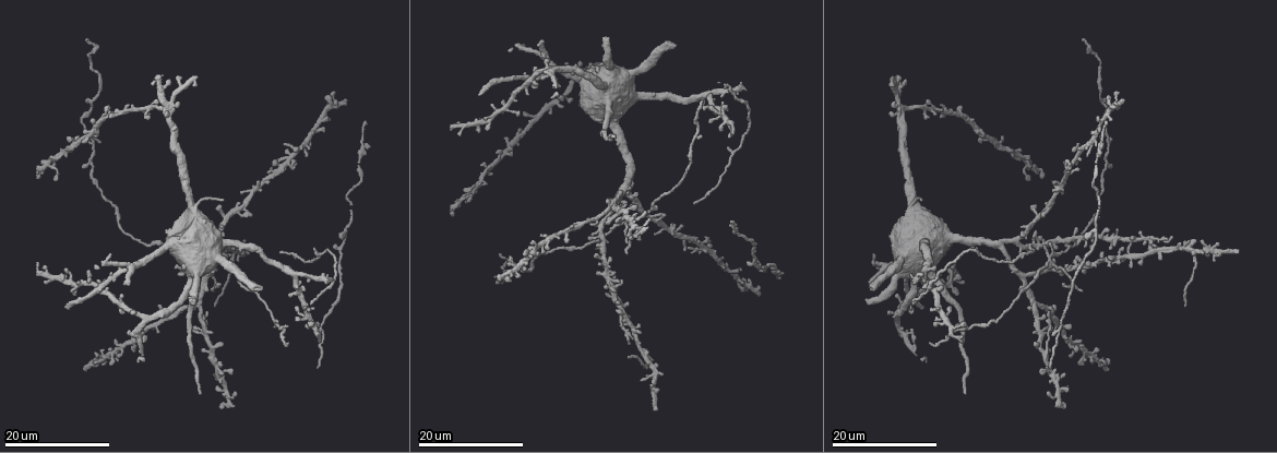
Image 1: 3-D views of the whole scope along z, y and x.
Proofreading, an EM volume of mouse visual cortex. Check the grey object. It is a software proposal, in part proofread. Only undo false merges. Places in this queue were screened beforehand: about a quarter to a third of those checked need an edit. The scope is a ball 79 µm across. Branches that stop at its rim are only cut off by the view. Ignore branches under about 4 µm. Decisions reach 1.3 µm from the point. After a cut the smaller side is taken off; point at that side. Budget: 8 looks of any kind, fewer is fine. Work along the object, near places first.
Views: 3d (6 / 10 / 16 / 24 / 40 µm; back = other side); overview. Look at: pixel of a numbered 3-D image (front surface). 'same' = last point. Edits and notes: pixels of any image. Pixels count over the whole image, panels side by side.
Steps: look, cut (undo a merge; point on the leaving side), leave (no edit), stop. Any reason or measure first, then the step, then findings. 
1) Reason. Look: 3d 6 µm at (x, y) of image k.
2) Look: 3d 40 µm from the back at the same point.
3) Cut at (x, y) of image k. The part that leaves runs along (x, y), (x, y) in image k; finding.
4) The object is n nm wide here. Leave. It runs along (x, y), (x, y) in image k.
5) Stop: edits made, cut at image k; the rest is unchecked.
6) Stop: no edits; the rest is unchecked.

Thick turns thin. Look: 3d 16 µm at (360, 168) of image 1.

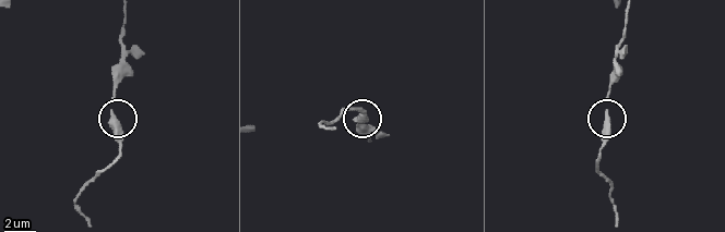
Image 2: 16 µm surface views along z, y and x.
Look: 3d 10 µm at (113, 118) of image 2.

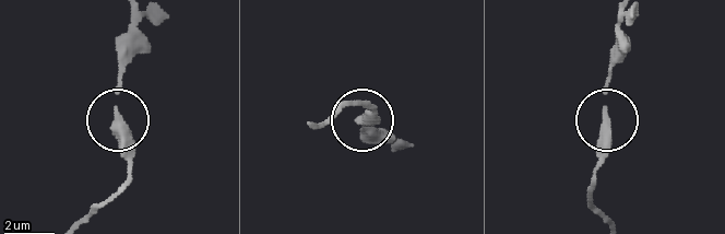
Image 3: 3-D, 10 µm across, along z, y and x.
Look: 3d 10 µm from the back at (605, 121) of image 3.

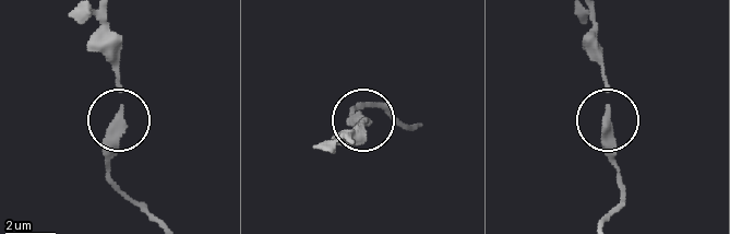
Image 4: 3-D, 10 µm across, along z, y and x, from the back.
Leave. All the same cell.

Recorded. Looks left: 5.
A fork. Look: 3d 16 µm at (1130, 242) of image 1.

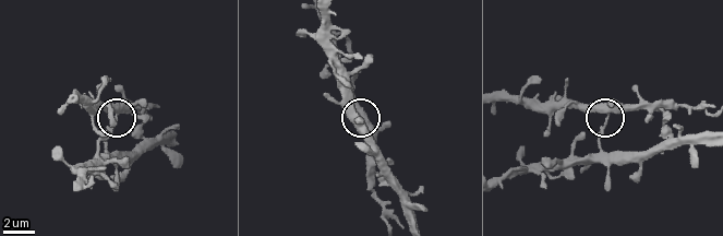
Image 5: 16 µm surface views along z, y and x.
Look: 3d 10 µm at (118, 116) of image 5.

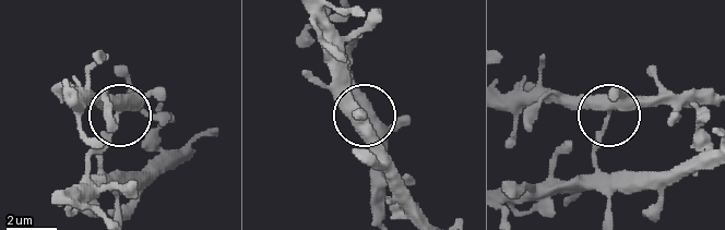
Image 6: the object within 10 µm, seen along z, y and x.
The side arm is 9 µm long; 3 arms meet here. Leave. One cell here.

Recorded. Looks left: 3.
Look: 3d 16 µm at (1070, 247) of image 1.

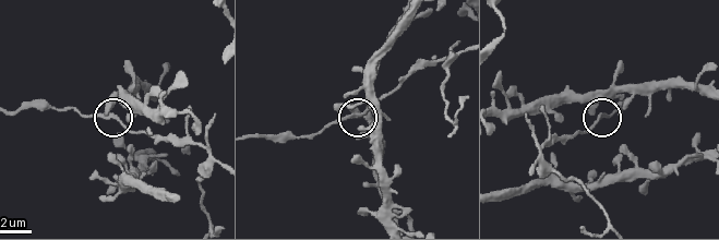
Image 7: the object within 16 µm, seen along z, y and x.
Look: 3d 10 µm at (597, 116) of image 7.

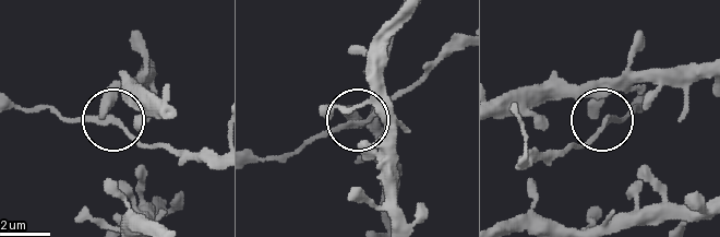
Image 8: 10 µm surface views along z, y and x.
Closer look. Look: 3d 6 µm at (357, 121) of image 8.

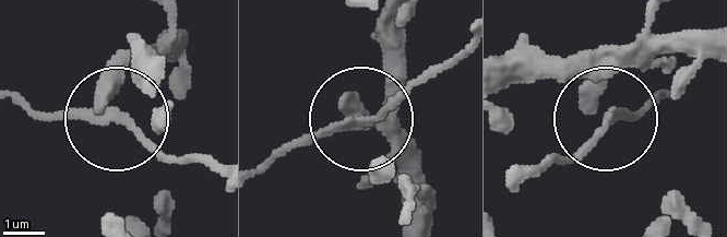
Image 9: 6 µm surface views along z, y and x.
The side arm is 47 µm long; 3 arms meet here. Leave. Continuous, no second cell.

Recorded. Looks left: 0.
Stop: no edits; the rest is unchecked.

